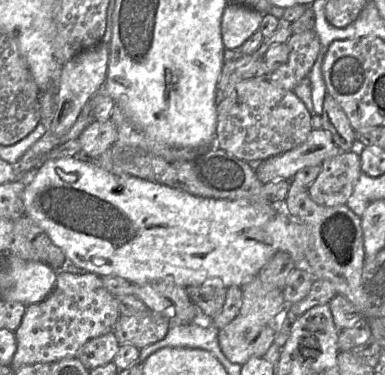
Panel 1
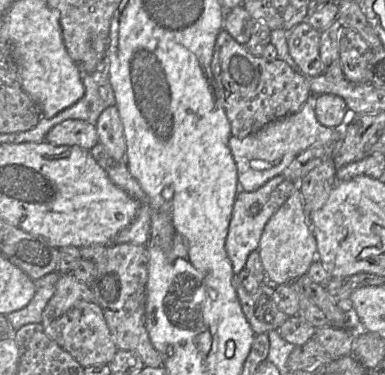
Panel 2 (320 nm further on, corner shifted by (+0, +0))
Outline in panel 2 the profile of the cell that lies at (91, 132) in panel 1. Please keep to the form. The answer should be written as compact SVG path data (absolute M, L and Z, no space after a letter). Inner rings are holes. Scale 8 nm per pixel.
M68 119L52 127L45 141L57 146L79 146L89 151L99 139L96 125L84 120Z

